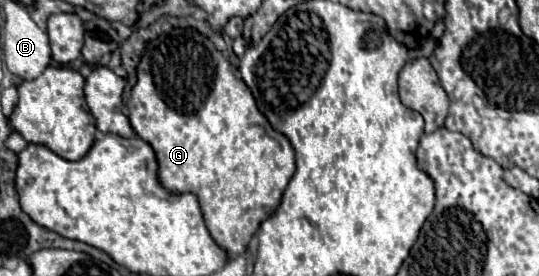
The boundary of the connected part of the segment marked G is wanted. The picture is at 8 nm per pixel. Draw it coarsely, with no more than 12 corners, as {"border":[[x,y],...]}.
{"border":[[208,37],[146,47],[128,99],[158,181],[236,259],[294,151]]}

